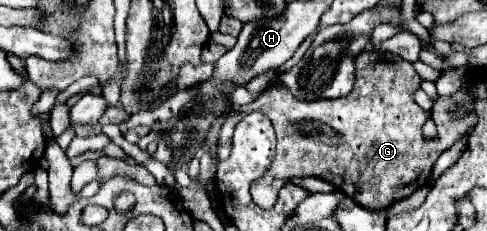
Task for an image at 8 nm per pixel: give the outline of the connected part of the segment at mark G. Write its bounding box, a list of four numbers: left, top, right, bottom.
[218,52,450,210]

